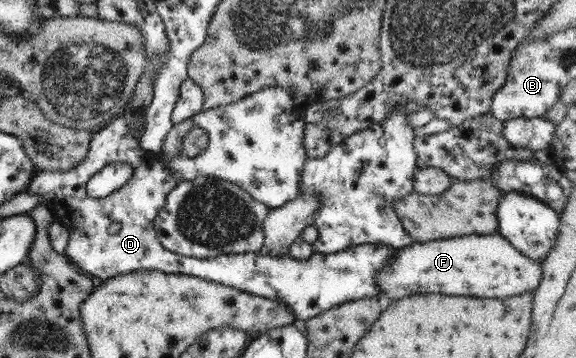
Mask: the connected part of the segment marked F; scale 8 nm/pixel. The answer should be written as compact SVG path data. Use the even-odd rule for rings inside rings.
M472 234L428 242L414 242L408 247L396 248L394 259L374 275L374 285L380 288L378 297L384 294L388 299L398 299L412 293L442 293L442 295L470 295L470 297L496 299L496 297L512 297L522 293L532 294L538 287L540 275L541 262L520 254L500 234Z

